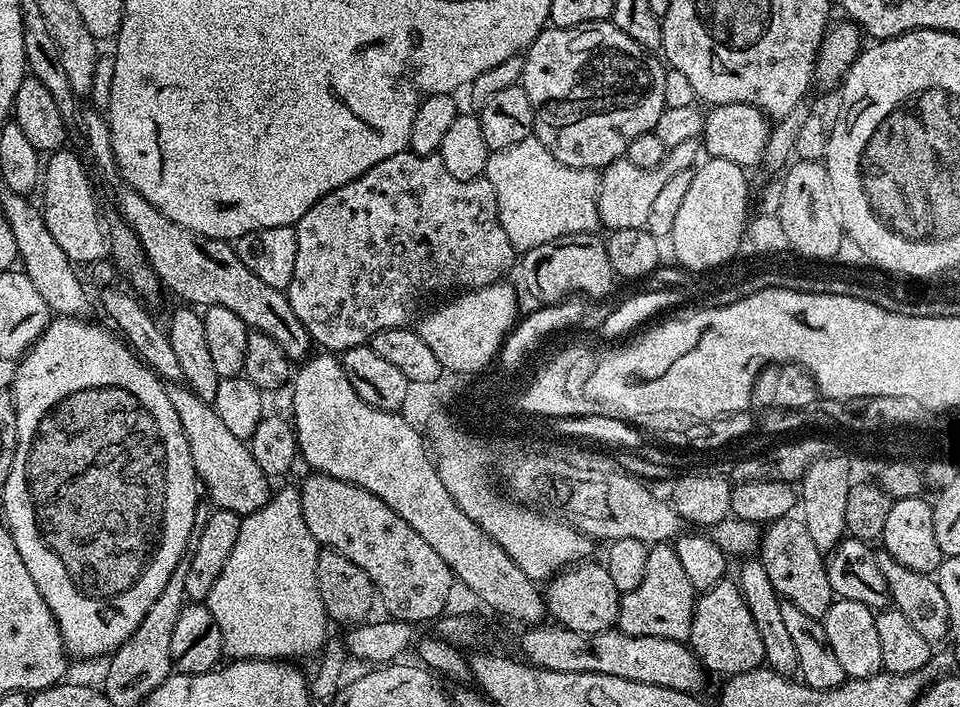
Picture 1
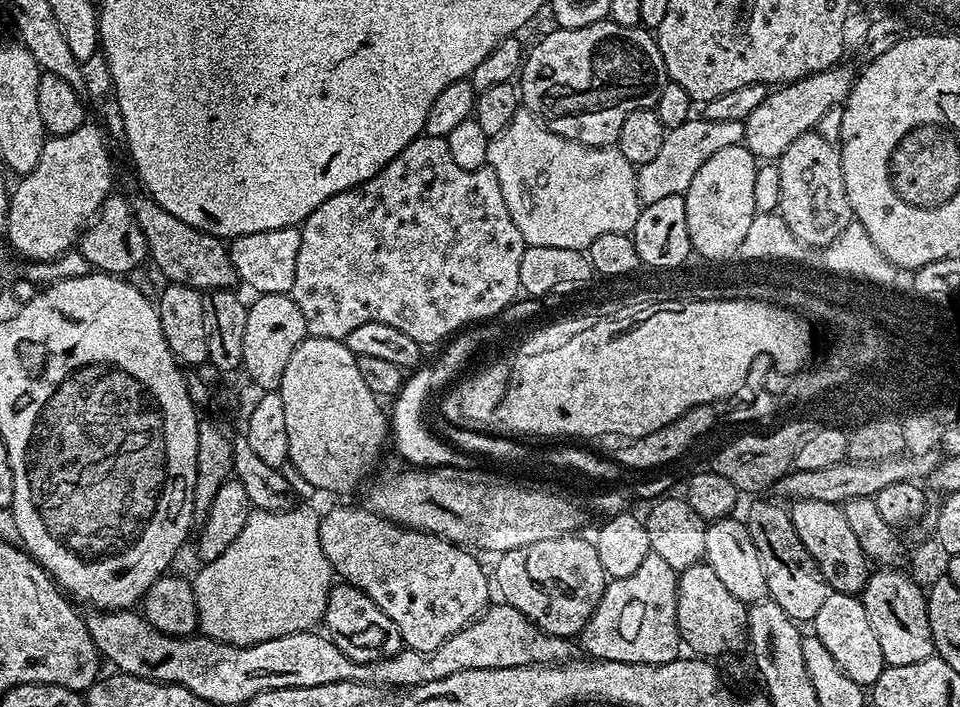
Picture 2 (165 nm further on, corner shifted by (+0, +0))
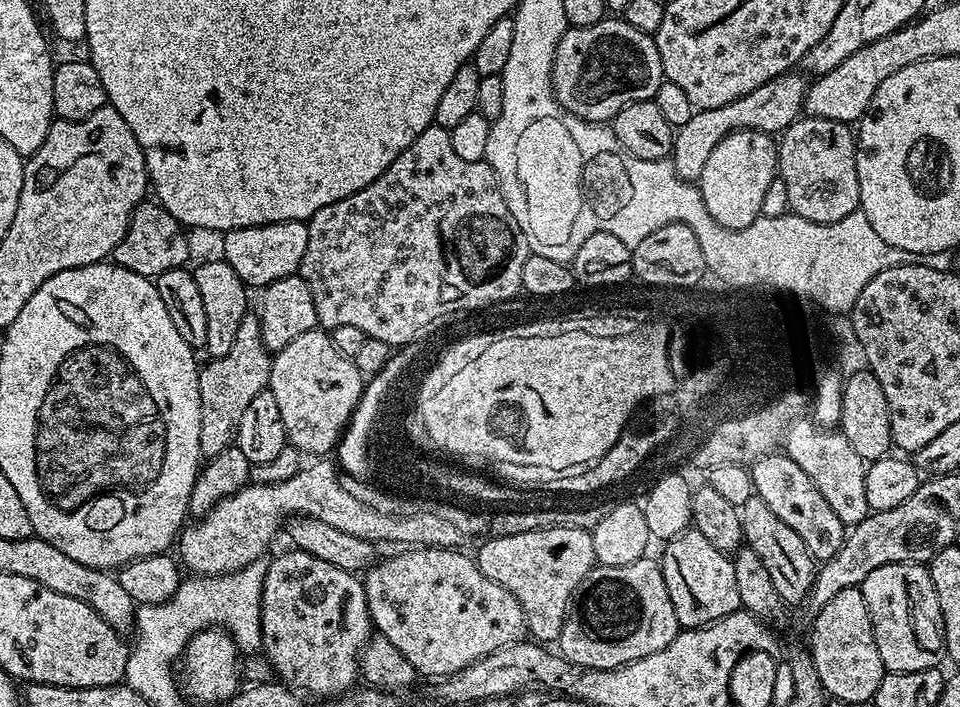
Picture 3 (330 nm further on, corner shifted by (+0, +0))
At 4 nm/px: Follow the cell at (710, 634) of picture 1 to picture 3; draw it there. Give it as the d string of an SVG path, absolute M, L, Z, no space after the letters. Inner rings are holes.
M695 530L683 532L680 536L667 541L663 545L664 553L658 556L662 578L666 578L666 590L670 590L670 602L674 602L674 614L678 618L681 629L705 628L707 624L718 622L730 614L741 611L738 581L734 578L732 556L718 550L702 533Z

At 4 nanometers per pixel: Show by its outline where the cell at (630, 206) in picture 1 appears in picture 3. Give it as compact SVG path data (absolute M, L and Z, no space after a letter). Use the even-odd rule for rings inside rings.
M789 70L780 76L770 78L770 82L762 82L758 90L750 90L750 94L734 98L734 102L726 102L726 106L693 111L690 122L686 122L686 126L678 129L676 141L672 143L670 159L678 175L689 182L699 181L702 166L706 166L714 146L718 146L718 142L722 142L722 138L726 138L726 134L731 132L749 128L769 134L784 133L801 115L808 86L809 81L799 71Z

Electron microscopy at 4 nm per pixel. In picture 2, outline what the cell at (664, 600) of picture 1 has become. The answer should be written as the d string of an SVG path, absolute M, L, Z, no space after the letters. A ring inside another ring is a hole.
M653 552L627 578L609 579L604 588L602 598L586 626L580 631L578 644L581 649L589 652L587 655L593 660L609 660L610 662L646 662L647 664L661 664L677 659L682 652L682 641L678 630L678 573L674 566L670 566L658 558Z

